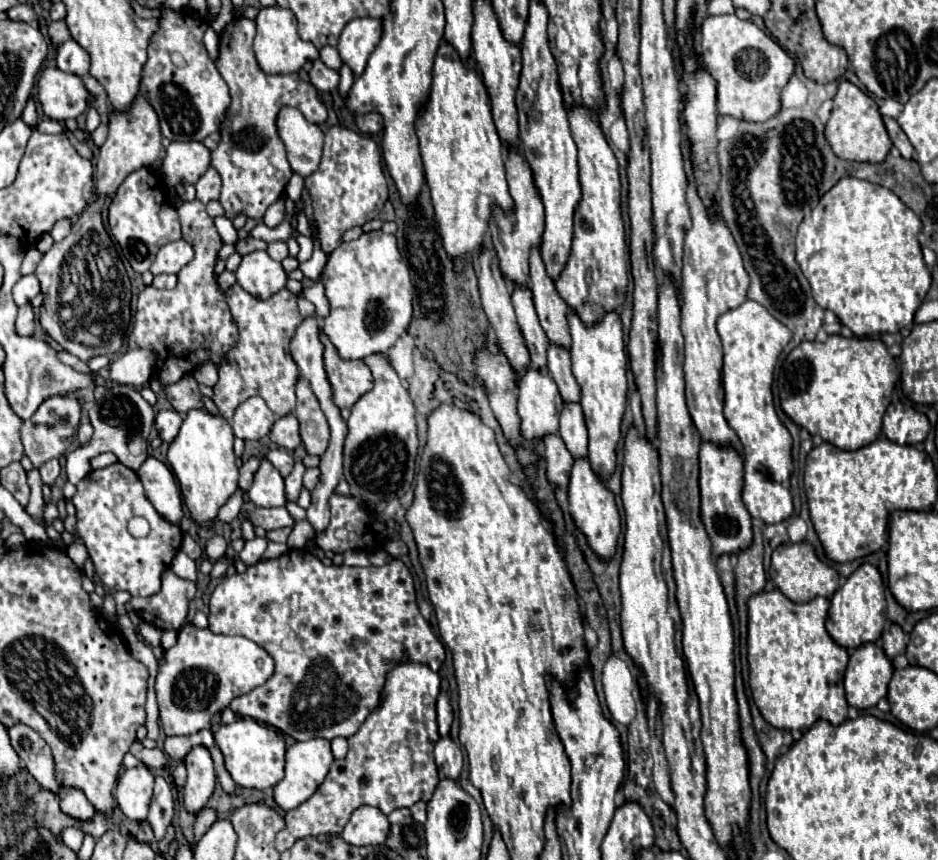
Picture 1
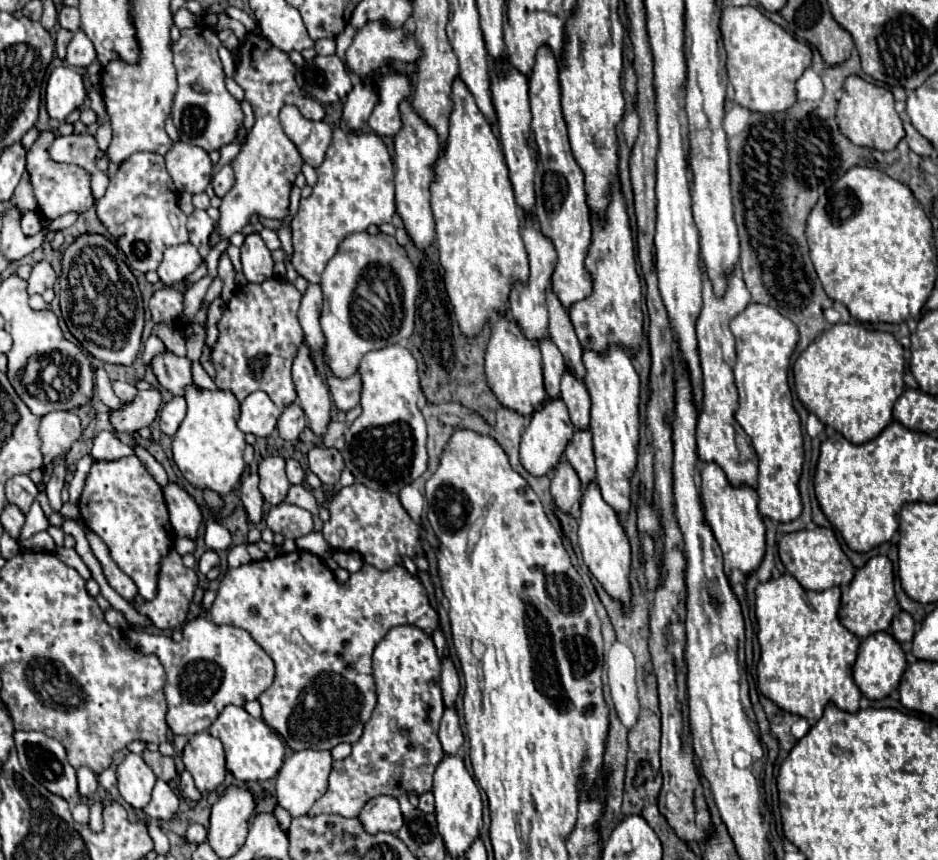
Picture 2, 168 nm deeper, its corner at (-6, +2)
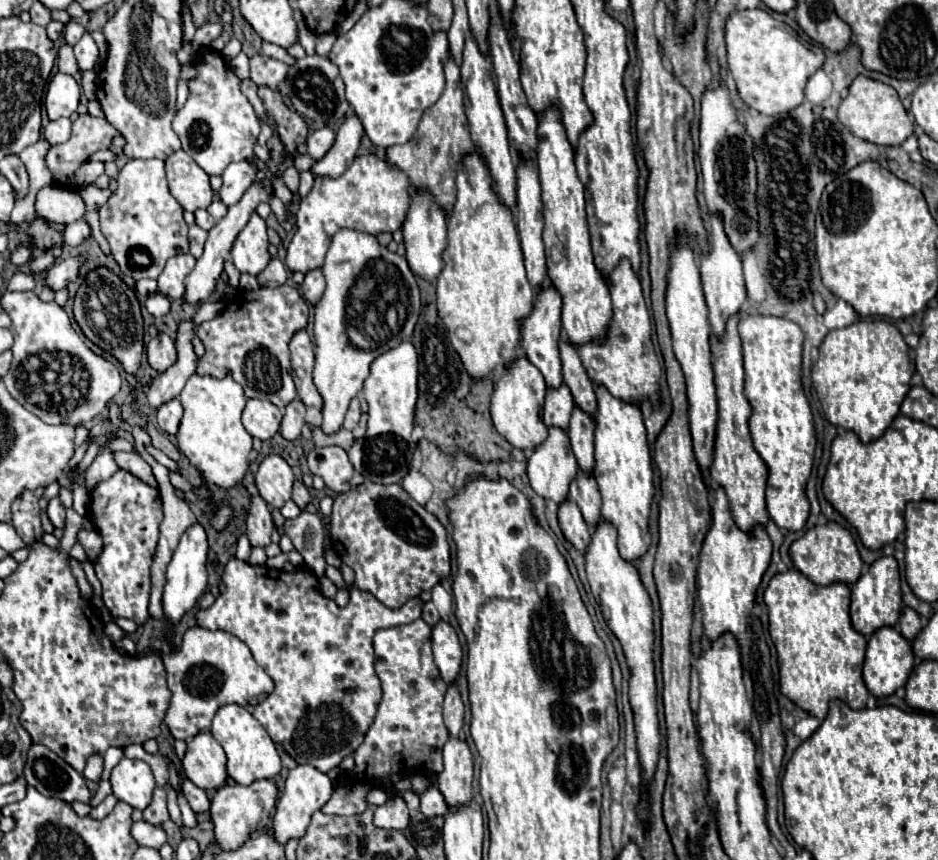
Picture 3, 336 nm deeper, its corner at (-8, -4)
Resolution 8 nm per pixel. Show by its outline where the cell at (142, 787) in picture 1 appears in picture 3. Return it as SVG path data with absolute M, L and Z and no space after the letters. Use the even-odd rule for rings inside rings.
M124 757L110 775L112 793L116 799L126 801L130 807L144 811L152 801L152 791L156 787L152 769L138 759Z

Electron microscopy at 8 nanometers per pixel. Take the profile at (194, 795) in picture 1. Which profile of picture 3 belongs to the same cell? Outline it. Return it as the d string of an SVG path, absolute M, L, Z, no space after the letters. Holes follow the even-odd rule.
M202 731L188 739L188 749L182 759L186 777L200 789L218 789L226 783L226 757L222 745L208 733Z

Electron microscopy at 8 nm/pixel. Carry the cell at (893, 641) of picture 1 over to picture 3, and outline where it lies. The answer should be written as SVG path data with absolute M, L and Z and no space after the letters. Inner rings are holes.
M904 607L902 609L902 615L900 615L900 621L898 621L900 635L904 639L912 641L920 633L920 629L922 629L922 621L920 621L918 613L914 609L910 609L910 607Z

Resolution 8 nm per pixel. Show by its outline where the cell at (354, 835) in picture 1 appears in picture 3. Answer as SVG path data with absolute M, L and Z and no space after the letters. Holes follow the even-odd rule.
M392 797L388 803L374 809L374 825L380 829L404 831L408 827L408 807L400 797Z

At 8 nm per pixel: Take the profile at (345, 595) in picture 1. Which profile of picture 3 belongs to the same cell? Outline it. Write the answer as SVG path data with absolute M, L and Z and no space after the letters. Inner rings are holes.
M232 557L224 569L222 581L226 591L214 601L212 607L200 609L196 621L204 629L222 629L242 639L258 665L274 679L274 691L254 709L254 717L262 723L274 743L280 743L296 763L308 763L322 773L338 767L342 757L352 755L364 741L368 727L374 721L382 689L380 679L374 673L374 649L372 637L382 627L394 627L412 623L422 615L422 601L418 597L408 599L402 607L390 609L376 601L372 593L350 587L350 601L346 607L338 607L336 601L324 597L318 589L318 577L306 565L294 571L278 571L264 565L250 565Z

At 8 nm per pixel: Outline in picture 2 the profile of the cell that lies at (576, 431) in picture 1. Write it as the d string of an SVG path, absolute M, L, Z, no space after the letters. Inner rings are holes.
M576 431L574 433L570 447L566 447L566 451L564 451L564 457L572 465L572 469L578 473L582 487L590 485L596 479L594 449L592 449L592 443L590 443L588 431Z

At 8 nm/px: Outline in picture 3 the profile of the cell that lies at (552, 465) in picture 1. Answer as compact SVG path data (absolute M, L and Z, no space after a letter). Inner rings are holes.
M564 501L564 505L560 505L558 509L558 523L560 529L564 533L564 537L584 553L584 549L588 547L590 541L590 527L586 525L578 505L574 501Z

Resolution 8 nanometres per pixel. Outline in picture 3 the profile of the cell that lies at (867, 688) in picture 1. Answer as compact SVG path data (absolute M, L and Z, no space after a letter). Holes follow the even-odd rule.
M882 627L878 629L870 639L868 639L868 647L866 647L866 659L864 659L864 667L862 667L862 677L864 683L868 687L868 691L874 697L888 697L892 695L896 689L904 687L910 671L914 667L914 653L910 643L892 627Z

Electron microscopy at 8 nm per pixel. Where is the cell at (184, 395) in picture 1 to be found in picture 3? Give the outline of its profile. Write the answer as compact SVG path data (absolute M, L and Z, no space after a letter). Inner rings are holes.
M164 333L154 337L148 343L146 351L148 351L148 363L150 363L150 367L156 369L158 373L164 373L164 369L168 369L168 367L172 367L176 363L176 345Z

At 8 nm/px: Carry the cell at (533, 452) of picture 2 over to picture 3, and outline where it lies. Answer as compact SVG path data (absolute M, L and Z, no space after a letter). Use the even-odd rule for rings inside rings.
M550 427L548 437L538 447L534 447L526 463L526 473L528 473L532 489L544 499L554 499L556 503L562 503L568 497L568 485L574 479L576 471L578 471L578 463L572 453L572 445L568 441L568 433L560 427Z

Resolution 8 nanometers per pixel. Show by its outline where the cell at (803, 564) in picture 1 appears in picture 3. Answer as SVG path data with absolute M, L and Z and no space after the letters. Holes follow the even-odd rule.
M828 521L824 525L816 525L814 529L806 531L800 539L796 539L790 545L788 555L794 563L794 567L816 585L832 585L832 583L854 585L862 571L862 559L858 555L852 533L832 521Z

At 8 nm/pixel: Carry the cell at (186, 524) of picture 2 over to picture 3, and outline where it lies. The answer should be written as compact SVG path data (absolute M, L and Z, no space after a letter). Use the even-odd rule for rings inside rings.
M194 523L190 525L186 531L184 531L184 537L180 539L178 543L178 549L168 565L168 571L166 571L166 577L168 577L168 583L164 587L164 599L162 599L162 605L164 605L164 613L166 617L170 619L170 623L178 623L180 617L190 611L198 597L206 591L206 585L208 585L208 577L206 577L206 551L208 551L208 541L206 541L206 531L200 523Z

